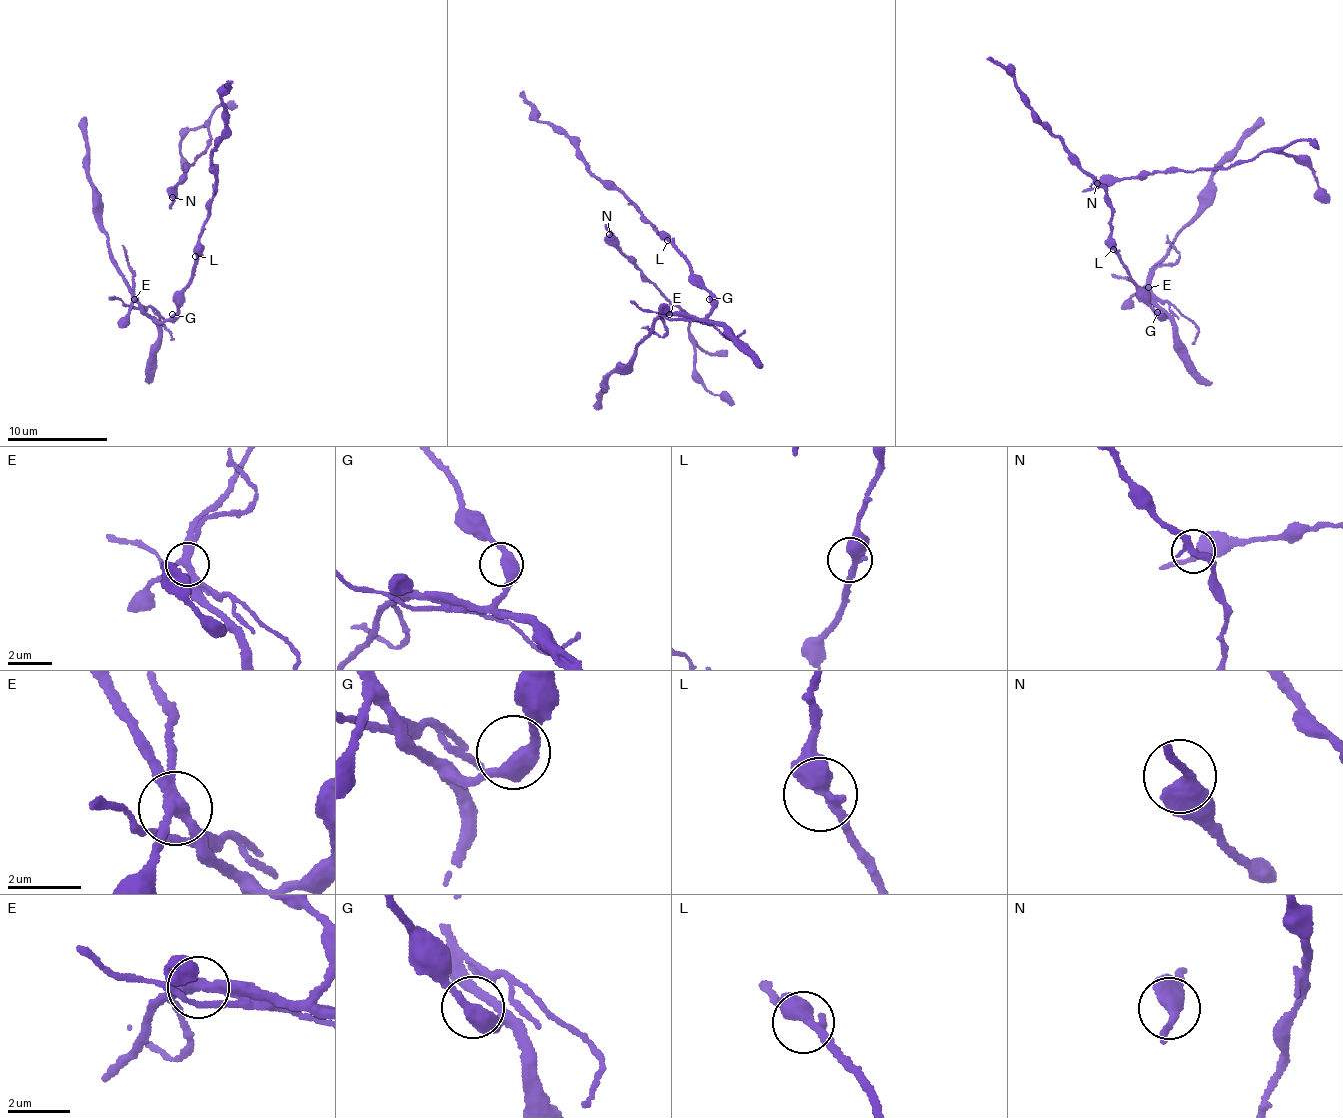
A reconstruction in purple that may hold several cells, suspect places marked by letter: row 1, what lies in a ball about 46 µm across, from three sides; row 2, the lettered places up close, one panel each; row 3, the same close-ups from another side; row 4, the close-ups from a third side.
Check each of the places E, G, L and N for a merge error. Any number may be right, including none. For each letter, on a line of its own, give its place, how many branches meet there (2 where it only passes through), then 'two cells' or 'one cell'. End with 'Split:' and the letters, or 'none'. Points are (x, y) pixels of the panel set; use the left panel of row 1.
E: (134, 299) | 3 | two cells
G: (172, 314) | 2 | one cell
L: (195, 256) | 2 | one cell
N: (172, 197) | 2 | one cell
Split: E

